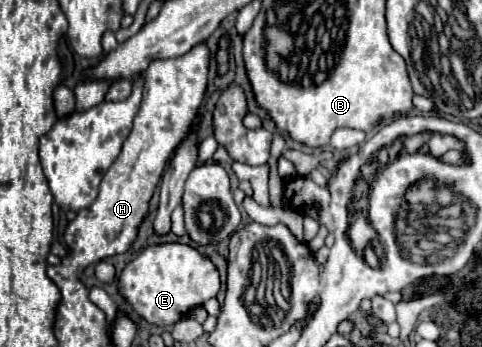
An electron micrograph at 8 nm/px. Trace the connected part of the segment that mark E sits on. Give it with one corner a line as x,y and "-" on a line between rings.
159,244
145,248
119,276
119,290
129,306
151,324
171,326
191,308
215,298
219,292
219,272
211,260
191,244

